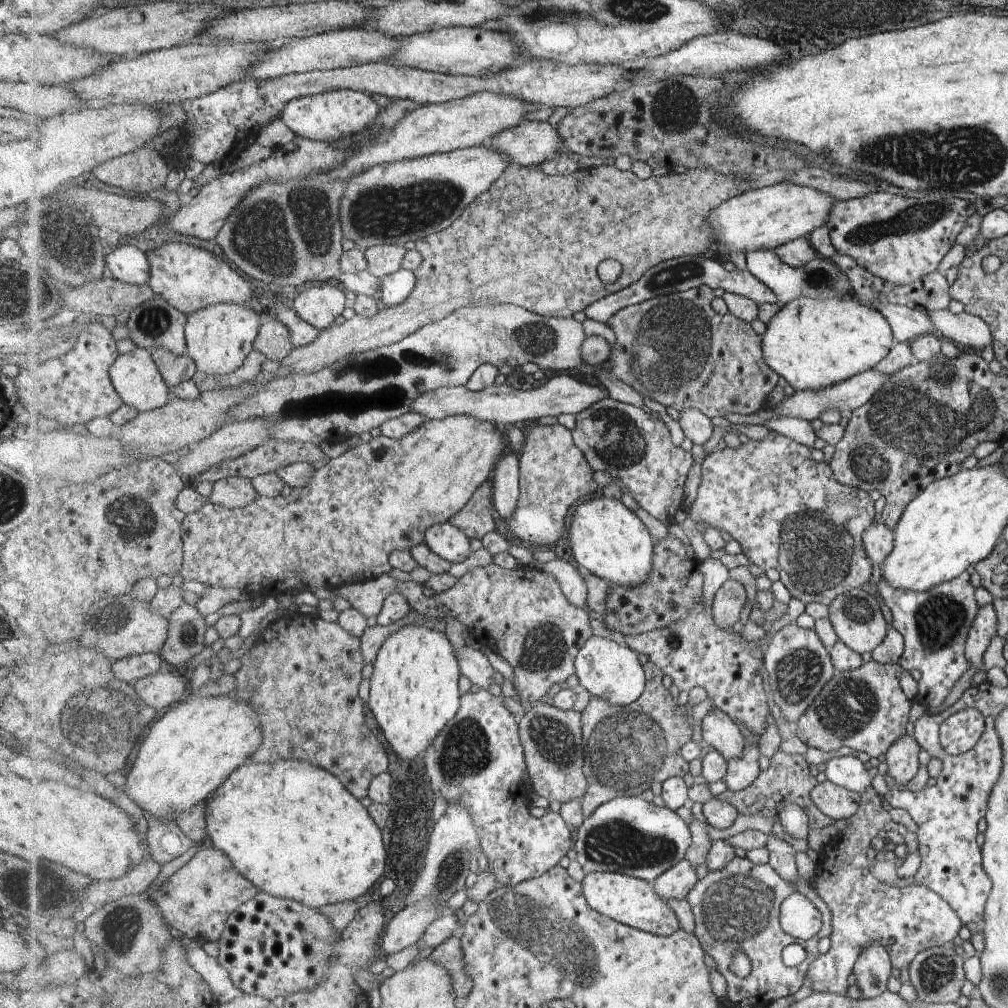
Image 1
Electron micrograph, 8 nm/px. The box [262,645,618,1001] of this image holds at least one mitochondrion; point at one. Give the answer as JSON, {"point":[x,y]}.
{"point":[545,930]}

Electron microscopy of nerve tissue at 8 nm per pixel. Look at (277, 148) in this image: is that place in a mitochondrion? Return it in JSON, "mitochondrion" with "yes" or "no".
{"mitochondrion":"no"}

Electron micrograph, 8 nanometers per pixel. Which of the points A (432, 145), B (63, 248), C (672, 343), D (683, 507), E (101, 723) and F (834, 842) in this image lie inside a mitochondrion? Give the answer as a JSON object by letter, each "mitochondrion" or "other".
{"A":"other","B":"mitochondrion","C":"mitochondrion","D":"other","E":"mitochondrion","F":"other"}

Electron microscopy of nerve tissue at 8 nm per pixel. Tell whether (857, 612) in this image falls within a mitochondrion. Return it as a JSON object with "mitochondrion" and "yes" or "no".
{"mitochondrion":"yes"}

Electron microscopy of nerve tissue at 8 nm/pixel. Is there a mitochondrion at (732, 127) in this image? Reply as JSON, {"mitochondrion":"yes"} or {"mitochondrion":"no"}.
{"mitochondrion":"no"}

